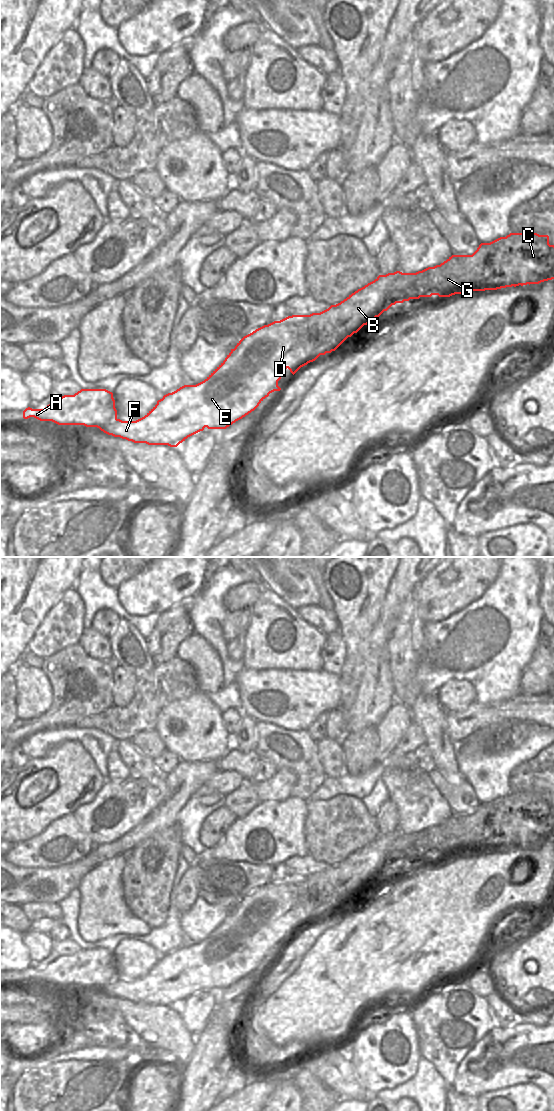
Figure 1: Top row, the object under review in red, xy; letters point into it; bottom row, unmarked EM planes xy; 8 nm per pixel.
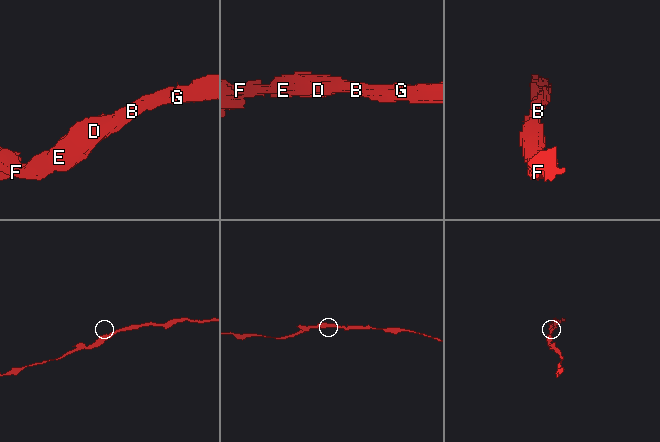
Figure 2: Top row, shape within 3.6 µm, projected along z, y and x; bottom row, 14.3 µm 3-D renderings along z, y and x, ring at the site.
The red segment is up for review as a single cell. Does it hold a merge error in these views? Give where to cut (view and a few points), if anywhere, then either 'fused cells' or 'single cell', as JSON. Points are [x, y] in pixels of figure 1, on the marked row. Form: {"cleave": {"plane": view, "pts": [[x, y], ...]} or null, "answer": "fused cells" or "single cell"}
{"cleave": {"plane": "xy", "pts": [[117, 419], [97, 427]]}, "answer": "fused cells"}

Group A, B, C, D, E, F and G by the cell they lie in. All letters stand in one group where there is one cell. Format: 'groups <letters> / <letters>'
groups A / B C D E F G

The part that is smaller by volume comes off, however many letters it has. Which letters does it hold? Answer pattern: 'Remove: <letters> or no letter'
Remove: A

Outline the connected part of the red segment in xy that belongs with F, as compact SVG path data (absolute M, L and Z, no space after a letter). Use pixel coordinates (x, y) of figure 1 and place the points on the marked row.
M510 233L506 237L500 237L490 243L481 243L472 255L452 255L440 265L428 267L416 273L402 273L400 271L396 271L386 275L379 275L374 281L358 289L340 303L331 305L328 309L320 313L288 316L280 321L274 321L268 325L264 325L252 333L244 336L237 343L235 348L231 349L231 352L227 355L225 360L204 381L196 385L184 385L176 391L164 395L163 398L158 400L157 404L144 417L136 421L122 421L117 419L114 423L110 423L104 427L98 428L108 435L120 437L134 443L146 443L148 445L168 445L170 447L177 447L188 437L203 431L205 427L208 429L226 429L236 421L242 419L254 411L259 406L259 404L269 396L270 393L281 390L281 388L278 386L278 381L281 379L281 374L287 368L294 375L301 367L315 361L320 355L325 355L326 353L335 351L348 337L351 337L354 333L357 333L364 325L367 325L372 319L379 317L384 311L387 311L392 305L395 305L396 303L403 303L404 301L409 301L410 299L419 299L420 297L431 297L432 295L438 295L439 297L450 297L455 294L469 293L470 291L497 290L512 286L516 287L519 285L523 286L527 284L539 284L541 282L552 279L554 279L554 245L549 244L548 235L539 235L537 233Z

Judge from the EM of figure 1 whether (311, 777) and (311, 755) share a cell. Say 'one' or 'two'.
one

